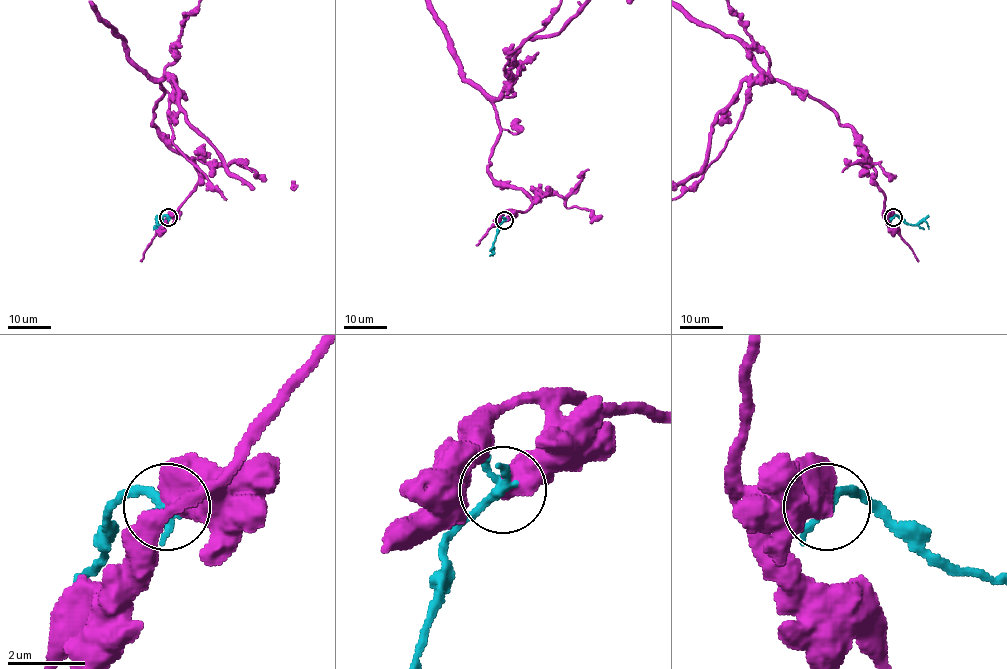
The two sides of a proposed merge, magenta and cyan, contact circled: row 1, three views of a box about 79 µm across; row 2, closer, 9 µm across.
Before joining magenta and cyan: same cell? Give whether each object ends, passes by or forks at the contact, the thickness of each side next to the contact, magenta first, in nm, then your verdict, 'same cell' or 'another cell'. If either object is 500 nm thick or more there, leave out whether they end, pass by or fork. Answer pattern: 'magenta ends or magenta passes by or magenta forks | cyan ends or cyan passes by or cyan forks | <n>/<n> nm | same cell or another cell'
700/320 nm | another cell

